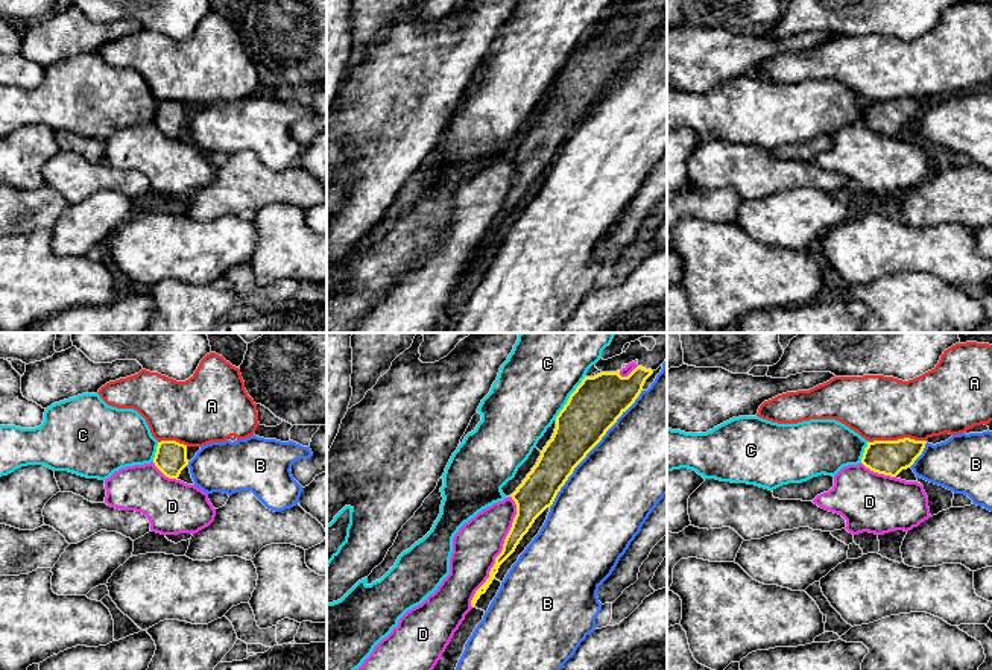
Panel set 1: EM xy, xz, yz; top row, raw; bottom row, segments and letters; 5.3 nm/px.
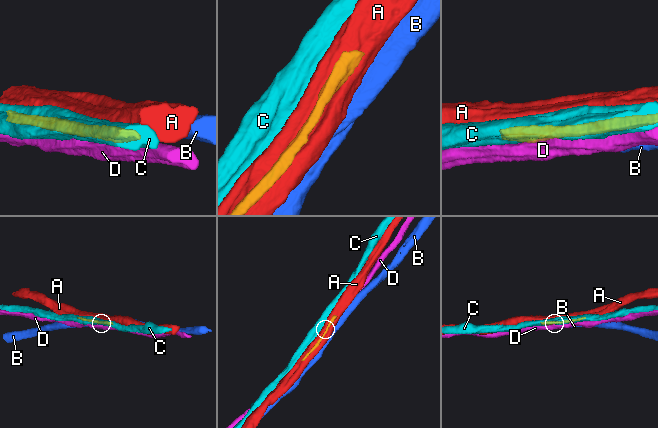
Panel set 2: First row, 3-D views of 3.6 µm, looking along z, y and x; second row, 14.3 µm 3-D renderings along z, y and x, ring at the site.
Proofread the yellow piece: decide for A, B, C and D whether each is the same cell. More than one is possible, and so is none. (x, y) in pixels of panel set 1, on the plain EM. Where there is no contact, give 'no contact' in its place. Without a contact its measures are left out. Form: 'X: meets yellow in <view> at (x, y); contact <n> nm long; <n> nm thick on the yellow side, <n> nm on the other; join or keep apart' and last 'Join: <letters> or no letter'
A: meets yellow in yz at (898, 99); contact 300 nm long; 190 nm thick on the yellow side, 340 nm on the other; keep apart
B: meets yellow in xz at (590, 110); contact 750 nm long; 280 nm thick on the yellow side, 460 nm on the other; keep apart
C: meets yellow in xz at (568, 58); contact 280 nm long; 280 nm thick on the yellow side, 400 nm on the other; keep apart
D: meets yellow in xz at (502, 211); contact 650 nm long; 110 nm thick on the yellow side, 240 nm on the other; keep apart
Join: no letter

